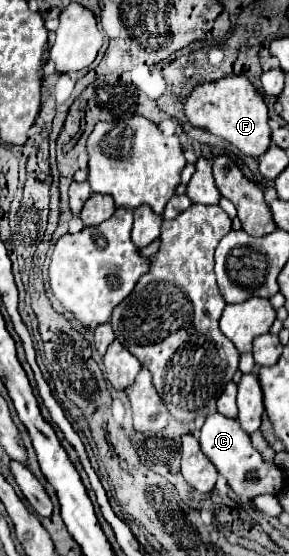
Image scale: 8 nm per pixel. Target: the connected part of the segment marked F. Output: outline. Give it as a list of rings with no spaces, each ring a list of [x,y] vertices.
[[[227,75],[217,81],[199,83],[191,89],[187,97],[181,99],[183,115],[187,121],[197,127],[205,129],[211,135],[217,135],[237,147],[241,153],[259,157],[271,143],[271,129],[269,129],[269,115],[263,97],[253,89],[245,75]]]

